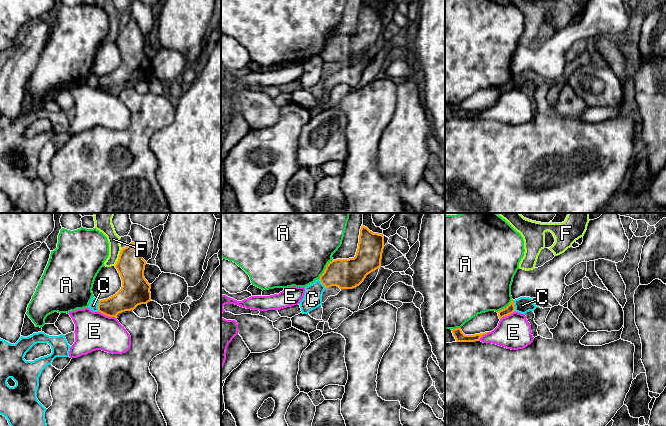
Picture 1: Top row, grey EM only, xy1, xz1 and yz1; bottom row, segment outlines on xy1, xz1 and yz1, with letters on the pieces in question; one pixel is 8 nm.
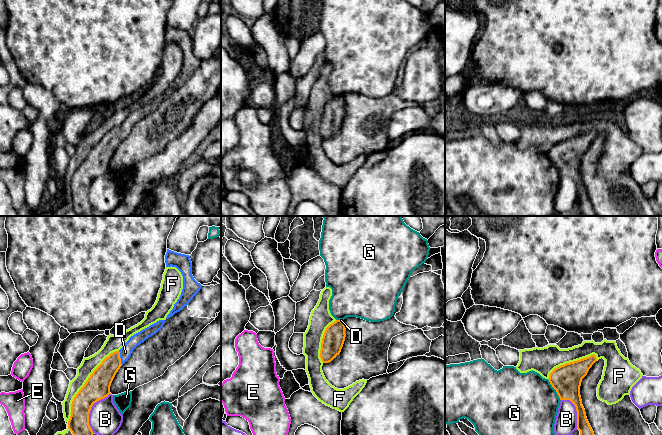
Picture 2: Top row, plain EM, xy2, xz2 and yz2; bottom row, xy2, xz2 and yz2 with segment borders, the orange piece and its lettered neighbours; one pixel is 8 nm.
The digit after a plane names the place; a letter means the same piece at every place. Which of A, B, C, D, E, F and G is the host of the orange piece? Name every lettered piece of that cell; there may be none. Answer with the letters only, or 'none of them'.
D

